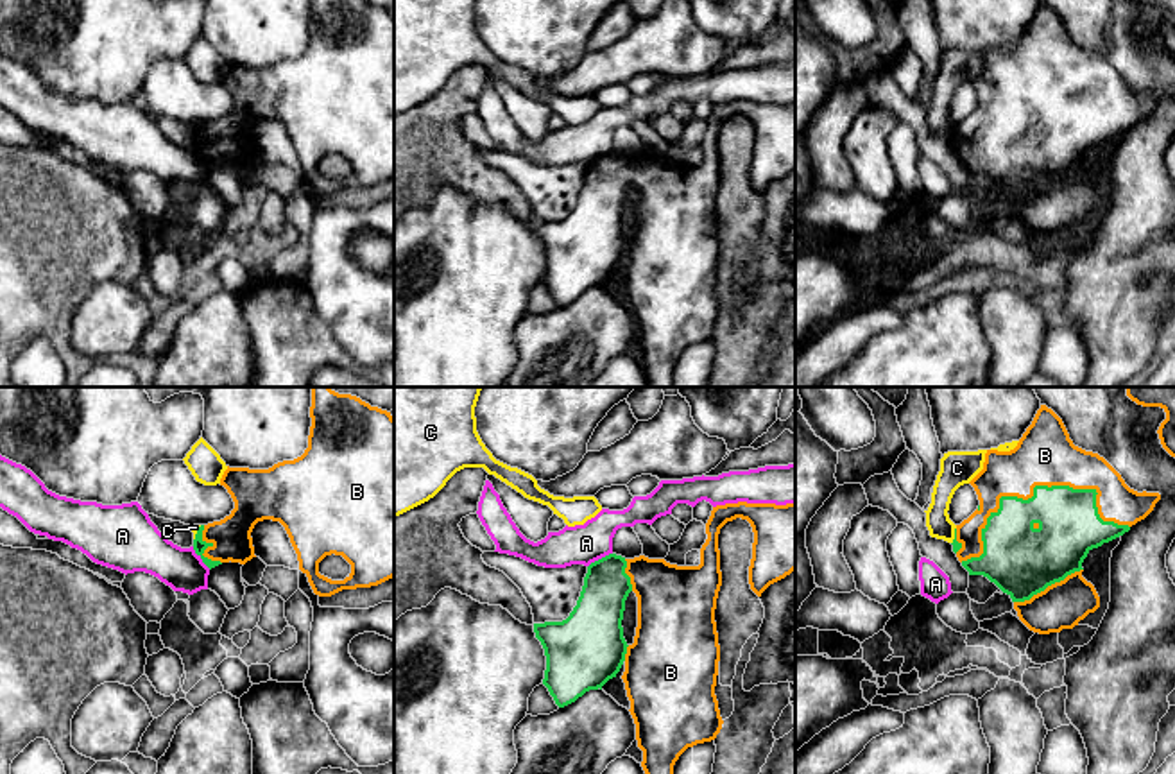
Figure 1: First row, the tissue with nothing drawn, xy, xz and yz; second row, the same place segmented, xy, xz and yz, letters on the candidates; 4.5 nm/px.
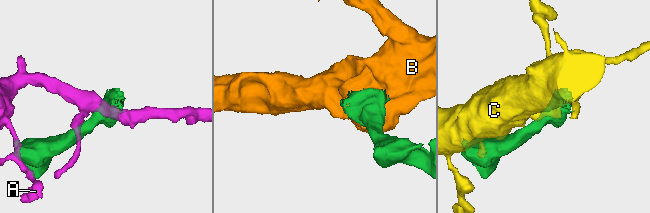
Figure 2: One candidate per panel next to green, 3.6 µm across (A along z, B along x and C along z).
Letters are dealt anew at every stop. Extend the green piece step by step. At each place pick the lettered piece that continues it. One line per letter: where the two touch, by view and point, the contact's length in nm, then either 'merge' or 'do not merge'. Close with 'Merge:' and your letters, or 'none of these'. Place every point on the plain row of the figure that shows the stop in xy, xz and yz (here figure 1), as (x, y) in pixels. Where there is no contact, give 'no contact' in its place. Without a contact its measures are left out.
A: contact xy (201, 156); length 130 nm; do not merge
B: contact yz (1034, 86); length 800 nm; merge
C: contact yz (955, 135); length 80 nm; do not merge
Merge: B

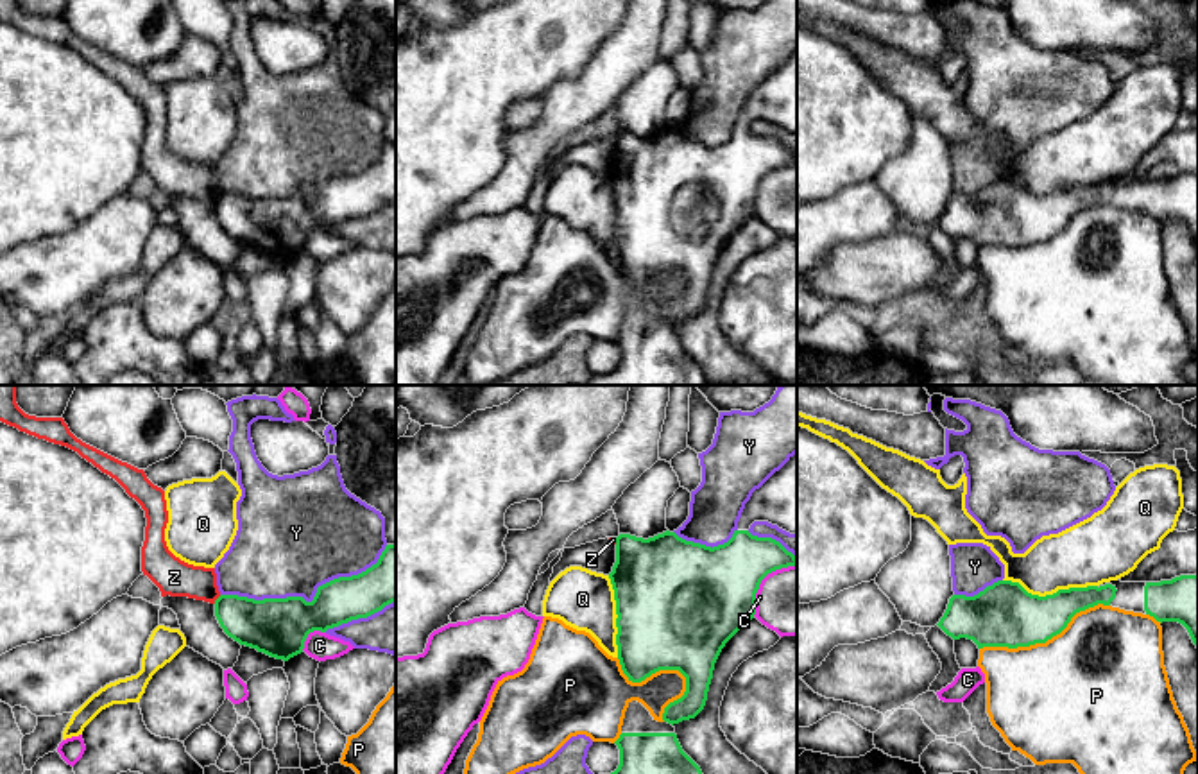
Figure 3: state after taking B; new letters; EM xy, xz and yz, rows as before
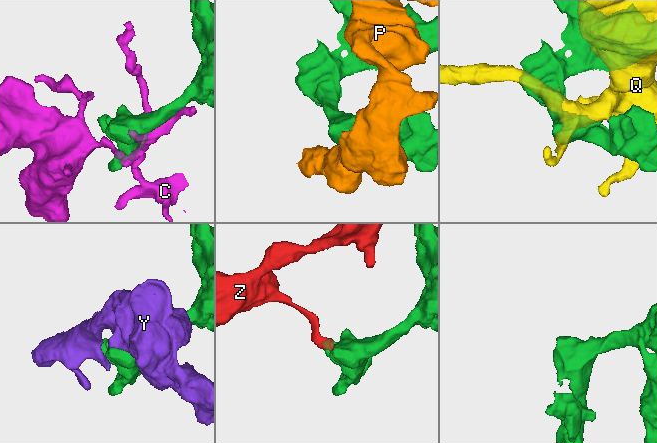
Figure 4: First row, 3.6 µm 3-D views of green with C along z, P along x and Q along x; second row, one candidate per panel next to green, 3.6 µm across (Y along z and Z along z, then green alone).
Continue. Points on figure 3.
C: contact xz (761, 178); length 300 nm; do not merge
P: contact yz (1044, 240); length 600 nm; do not merge
Q: contact yz (1050, 194); length 420 nm; do not merge
Y: contact xy (308, 201); length 800 nm; do not merge
Z: contact xy (217, 197); length 50 nm; do not merge
Merge: none of these

